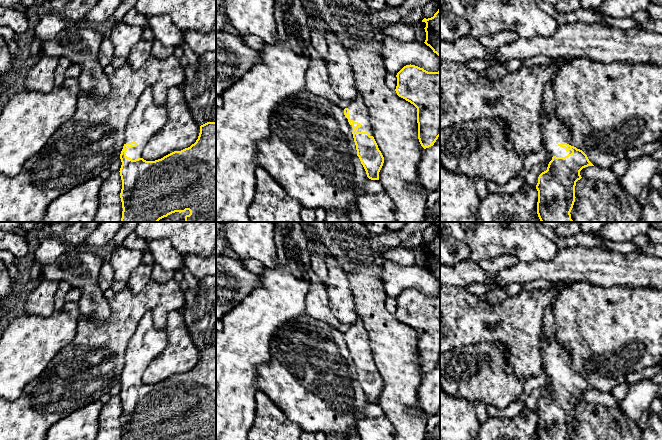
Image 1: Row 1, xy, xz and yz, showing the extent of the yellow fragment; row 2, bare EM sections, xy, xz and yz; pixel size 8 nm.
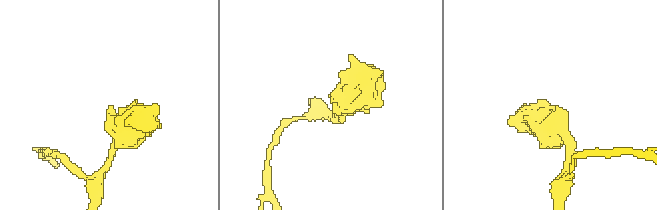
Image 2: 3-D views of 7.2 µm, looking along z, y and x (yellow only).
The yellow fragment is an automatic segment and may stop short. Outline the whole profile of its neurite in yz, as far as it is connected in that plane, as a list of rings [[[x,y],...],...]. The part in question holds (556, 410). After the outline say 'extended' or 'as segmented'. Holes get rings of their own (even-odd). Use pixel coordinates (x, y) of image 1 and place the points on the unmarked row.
[[[554,336],[552,340],[539,338],[543,371],[547,374],[547,394],[538,401],[536,413],[538,415],[538,440],[571,440],[570,436],[575,426],[576,406],[582,401],[580,395],[588,390],[594,390],[587,379],[572,369],[570,352]]]; extended

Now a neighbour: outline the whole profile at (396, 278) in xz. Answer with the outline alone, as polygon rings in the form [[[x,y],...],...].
[[[386,260],[382,264],[382,281],[389,298],[397,297],[406,289],[415,289],[428,296],[440,295],[440,281],[425,267],[402,266]]]

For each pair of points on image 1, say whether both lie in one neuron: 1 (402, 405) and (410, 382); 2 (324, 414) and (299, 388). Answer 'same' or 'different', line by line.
1: same
2: same

